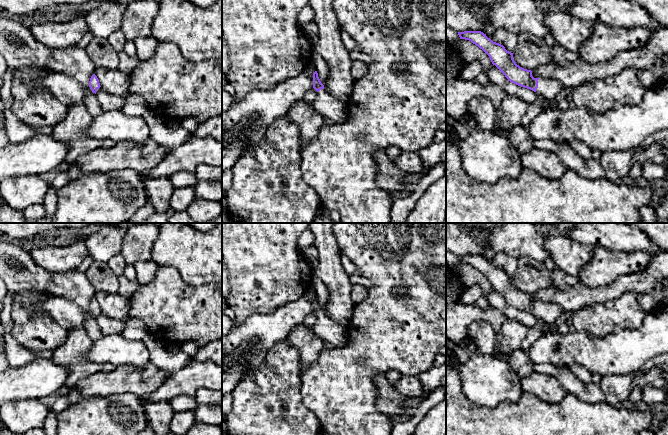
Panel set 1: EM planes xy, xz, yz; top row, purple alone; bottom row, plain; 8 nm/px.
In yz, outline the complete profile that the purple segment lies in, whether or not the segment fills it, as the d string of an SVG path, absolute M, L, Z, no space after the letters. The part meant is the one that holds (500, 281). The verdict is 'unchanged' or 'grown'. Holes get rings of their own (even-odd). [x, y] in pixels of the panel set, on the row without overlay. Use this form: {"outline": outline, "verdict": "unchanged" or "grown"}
{"outline": "M481 255L458 256L458 259L460 263L469 264L482 273L489 280L492 288L510 306L542 319L549 326L553 325L564 311L557 303L534 302L531 294L524 293L516 288L513 277L507 275L503 269L493 266Z", "verdict": "grown"}

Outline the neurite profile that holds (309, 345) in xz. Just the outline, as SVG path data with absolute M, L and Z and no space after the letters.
M303 323L291 331L288 341L298 350L302 371L318 359L324 343L320 337L314 334L312 326L306 326Z

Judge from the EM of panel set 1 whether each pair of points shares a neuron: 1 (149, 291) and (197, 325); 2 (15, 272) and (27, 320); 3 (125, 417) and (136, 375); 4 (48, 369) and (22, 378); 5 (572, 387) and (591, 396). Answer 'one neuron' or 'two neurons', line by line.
1: one neuron
2: two neurons
3: two neurons
4: one neuron
5: one neuron

